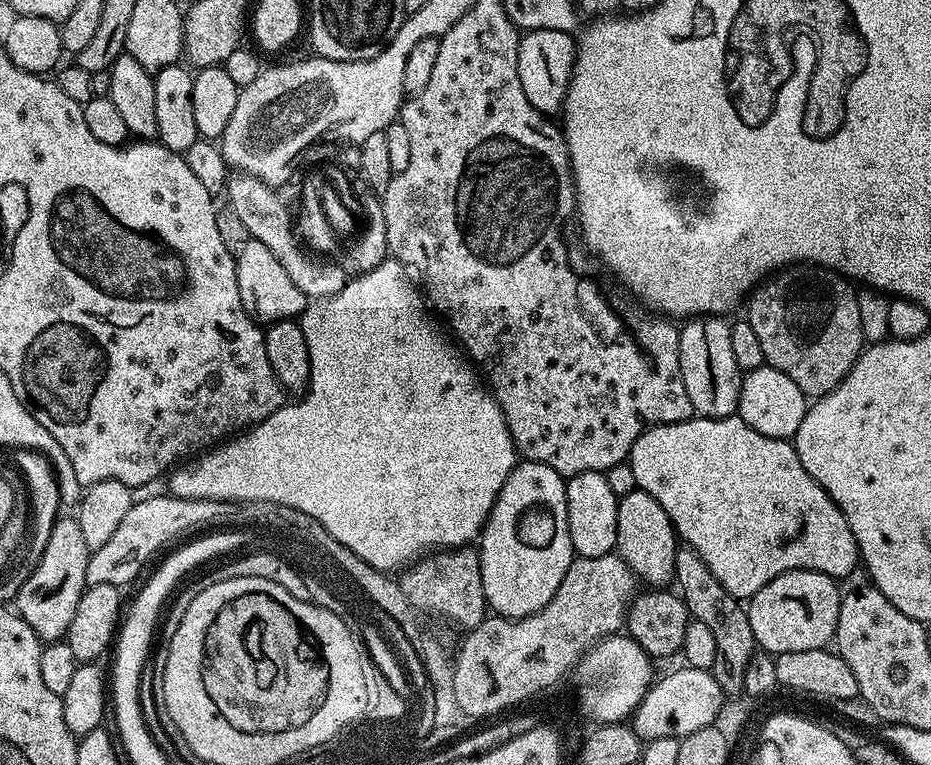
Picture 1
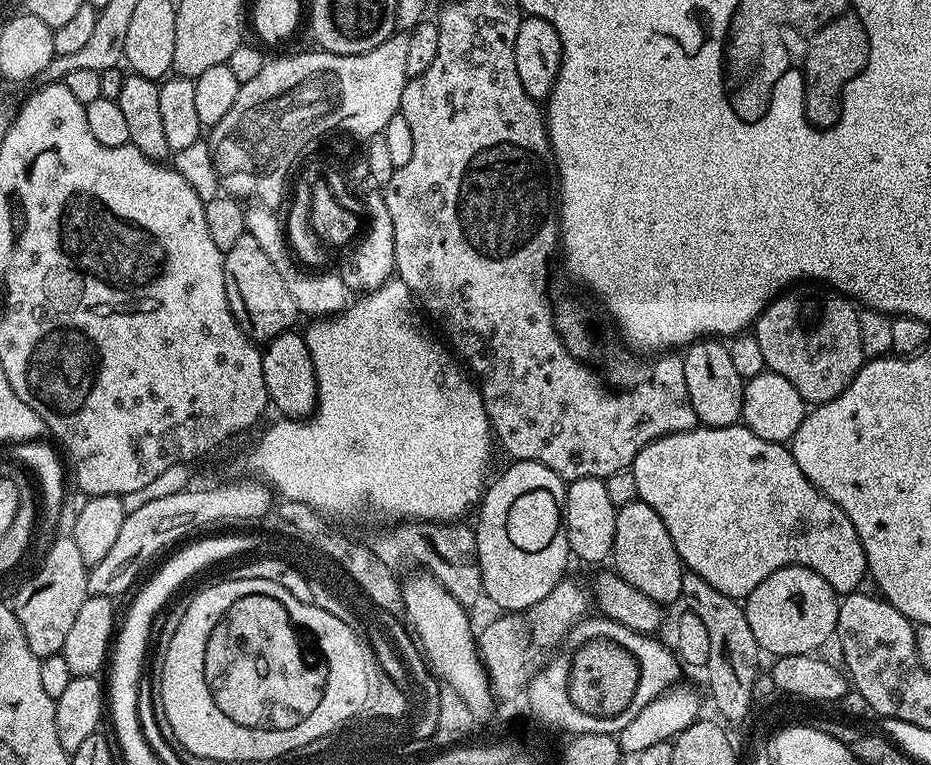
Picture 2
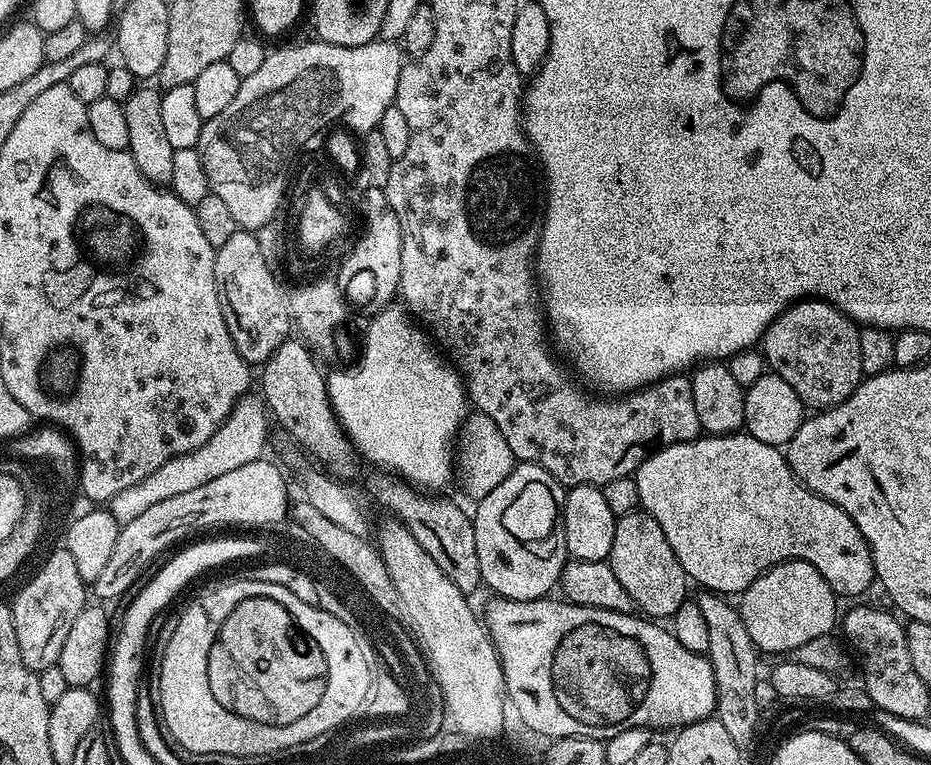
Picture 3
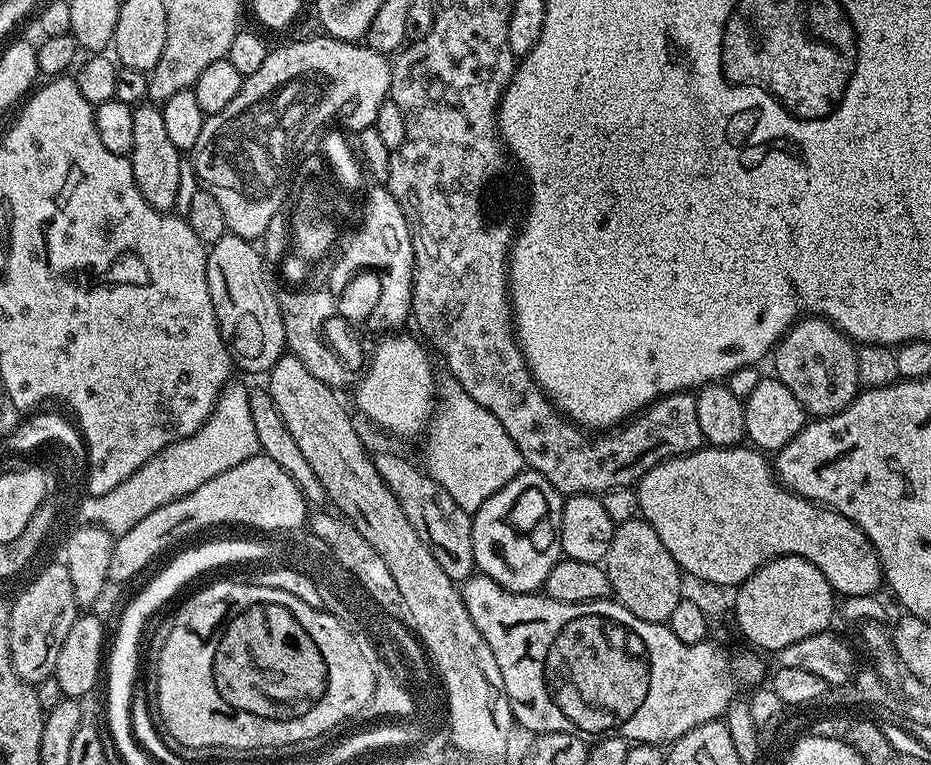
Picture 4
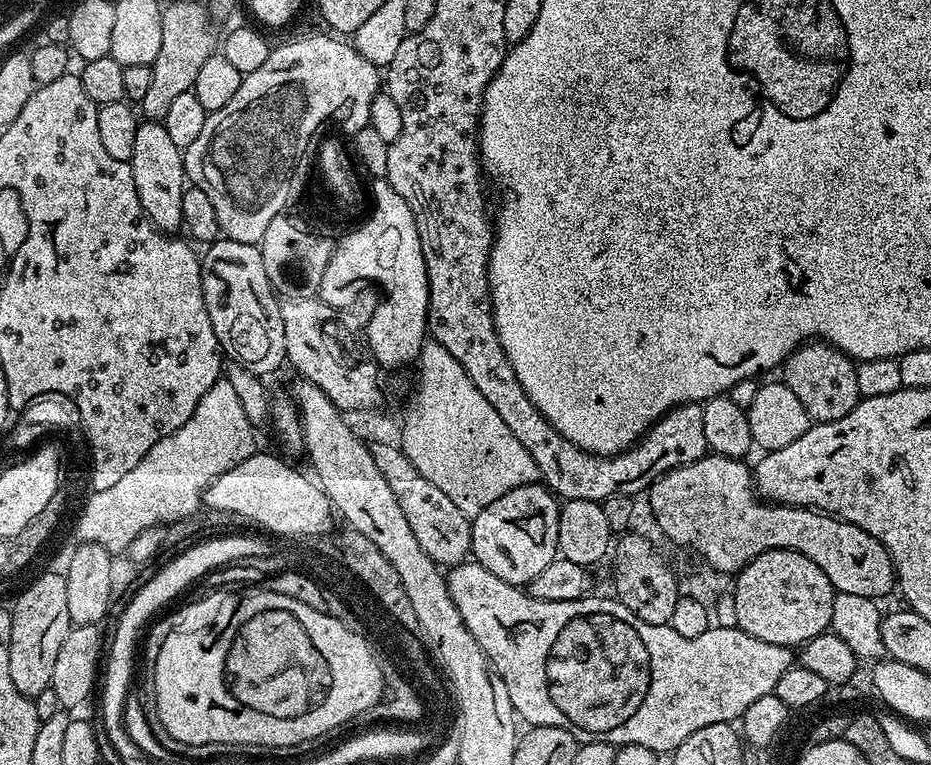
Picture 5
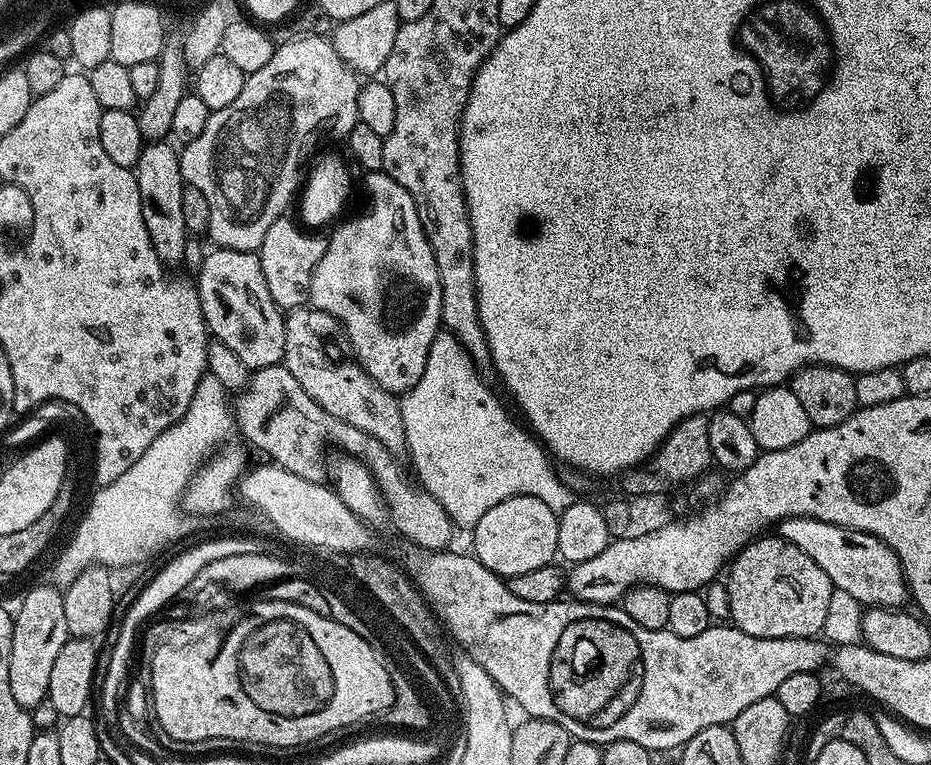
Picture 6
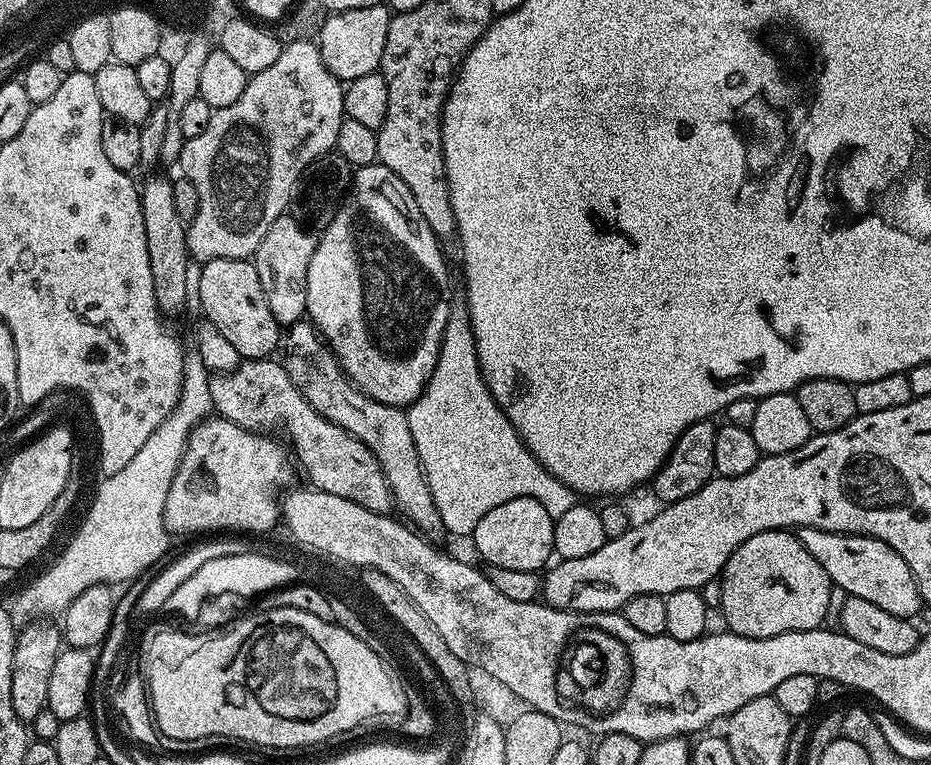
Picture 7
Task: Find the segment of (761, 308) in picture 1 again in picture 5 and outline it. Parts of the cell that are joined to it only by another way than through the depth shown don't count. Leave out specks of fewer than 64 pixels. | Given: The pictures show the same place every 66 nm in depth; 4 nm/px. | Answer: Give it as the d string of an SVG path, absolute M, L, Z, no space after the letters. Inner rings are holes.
M809 342L800 345L783 362L783 384L792 391L806 409L812 424L829 424L846 418L862 397L858 390L857 361L827 342Z

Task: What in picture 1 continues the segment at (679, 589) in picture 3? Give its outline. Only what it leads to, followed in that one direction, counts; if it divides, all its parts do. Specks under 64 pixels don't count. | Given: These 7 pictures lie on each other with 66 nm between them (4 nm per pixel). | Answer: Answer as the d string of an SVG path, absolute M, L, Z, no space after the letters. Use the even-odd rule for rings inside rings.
M639 490L619 497L618 534L615 551L626 562L637 581L660 590L676 579L674 558L678 547L676 527L670 522L666 510L651 496Z

